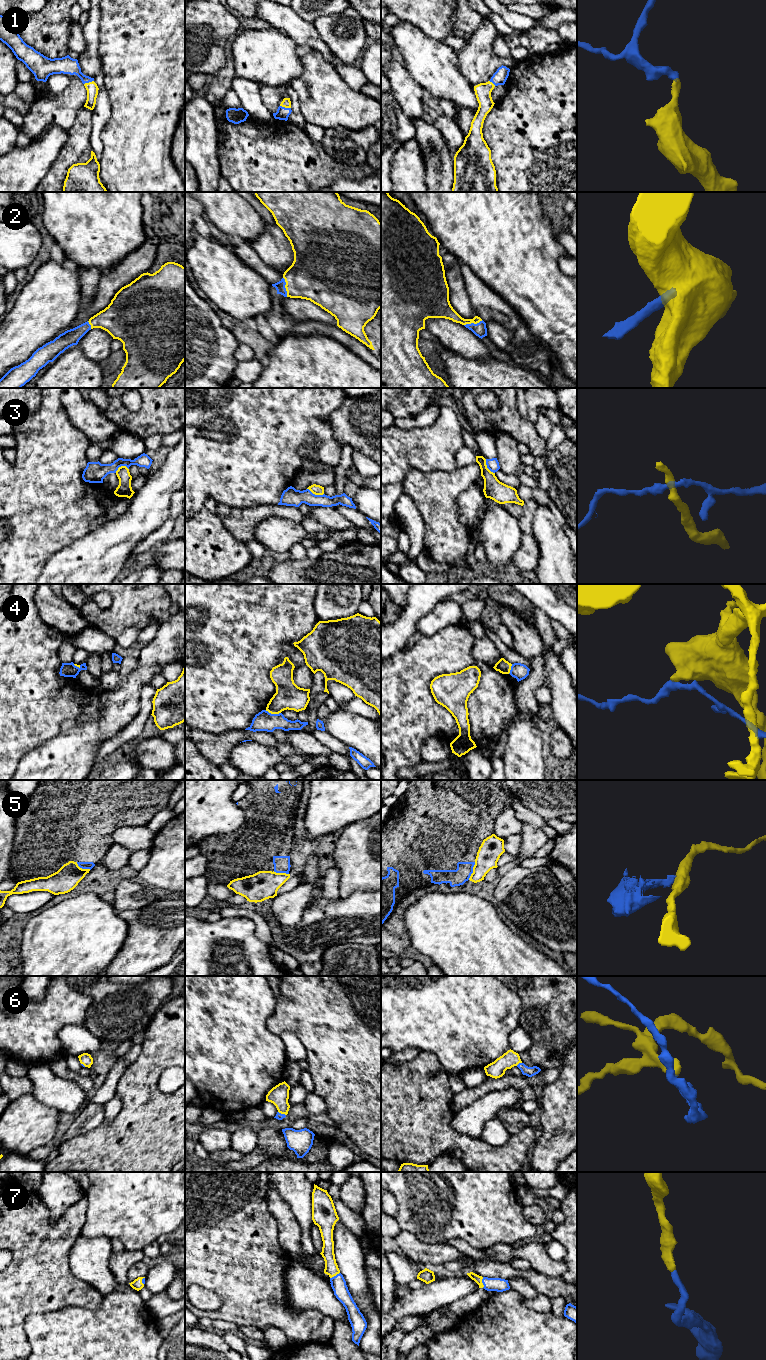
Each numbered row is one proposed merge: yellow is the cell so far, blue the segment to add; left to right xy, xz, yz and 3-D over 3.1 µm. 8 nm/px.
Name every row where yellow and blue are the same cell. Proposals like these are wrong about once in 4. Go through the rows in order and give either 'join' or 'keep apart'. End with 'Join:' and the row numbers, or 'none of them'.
1: join
2: join
3: keep apart
4: keep apart
5: keep apart
6: join
7: join
Join: 1, 2, 6, 7

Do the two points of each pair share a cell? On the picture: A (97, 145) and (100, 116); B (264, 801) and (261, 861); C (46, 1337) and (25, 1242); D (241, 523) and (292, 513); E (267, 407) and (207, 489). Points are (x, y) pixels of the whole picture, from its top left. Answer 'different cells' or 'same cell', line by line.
A: same cell
B: same cell
C: different cells
D: same cell
E: same cell

